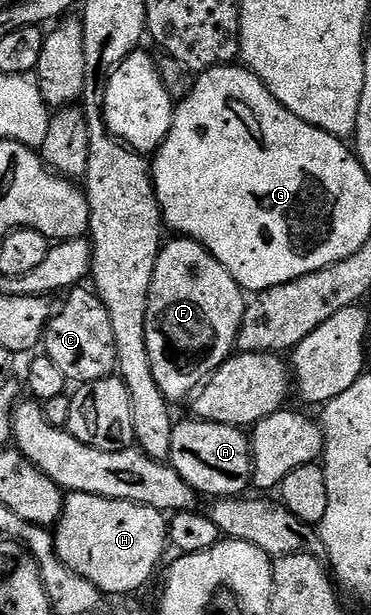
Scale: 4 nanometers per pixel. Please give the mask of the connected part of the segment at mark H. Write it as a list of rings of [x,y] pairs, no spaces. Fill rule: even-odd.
[[[69,492],[53,528],[54,548],[84,581],[92,581],[103,596],[133,596],[154,575],[162,554],[168,551],[168,519],[142,503],[96,497],[92,493]]]

